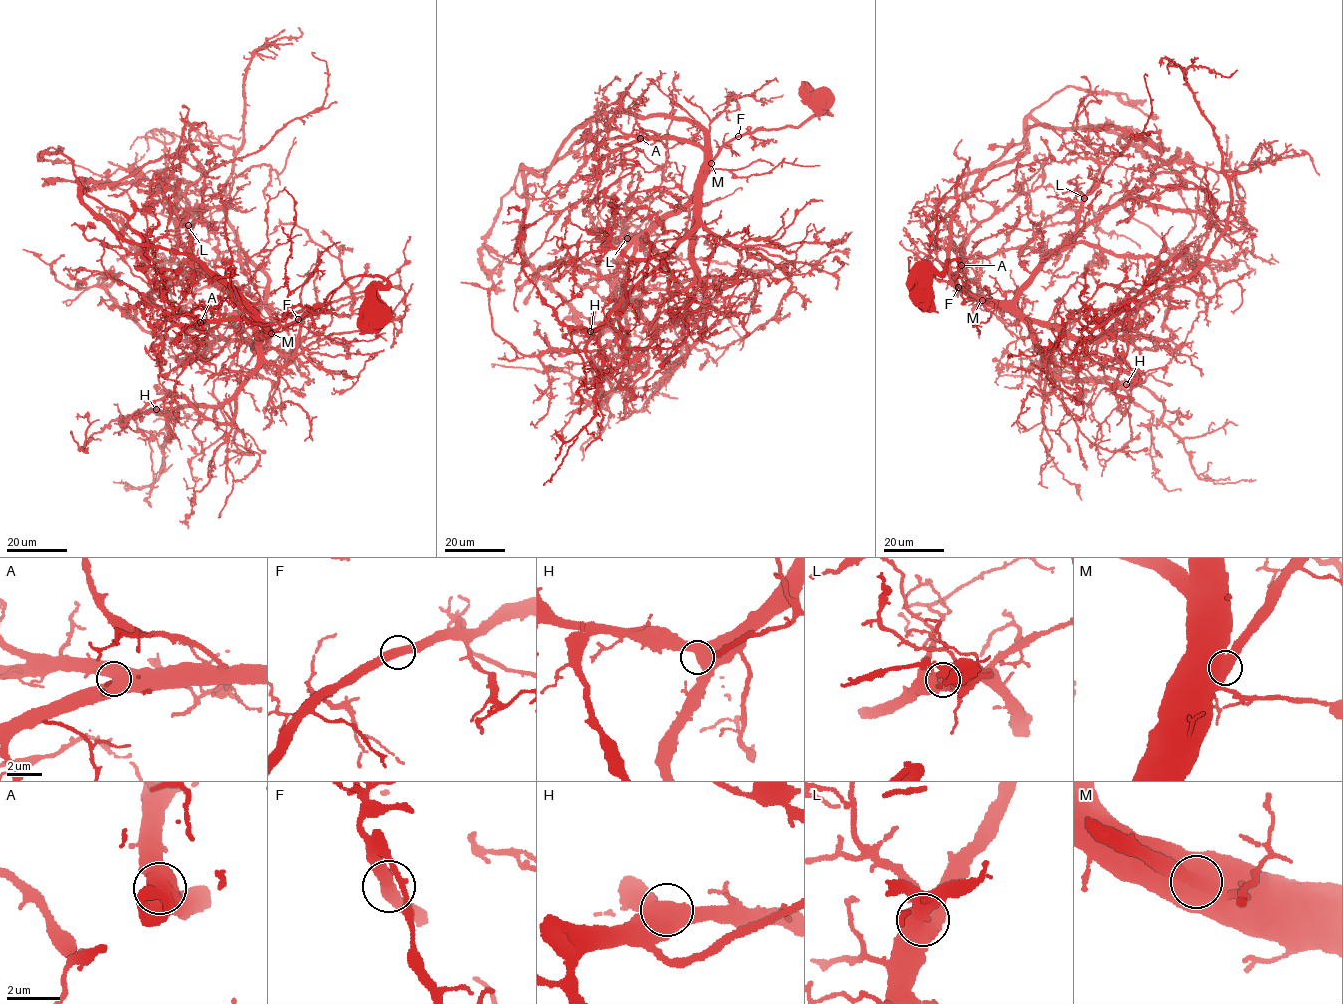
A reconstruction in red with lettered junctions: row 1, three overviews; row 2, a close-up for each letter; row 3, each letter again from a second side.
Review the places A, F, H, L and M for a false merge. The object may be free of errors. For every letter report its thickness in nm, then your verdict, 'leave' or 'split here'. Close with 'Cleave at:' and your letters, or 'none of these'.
A: calibre 600 nm; leave
F: calibre 460 nm; leave
H: calibre 600 nm; leave
L: calibre 600 nm; leave
M: calibre 700 nm; leave
Cleave at: none of these

